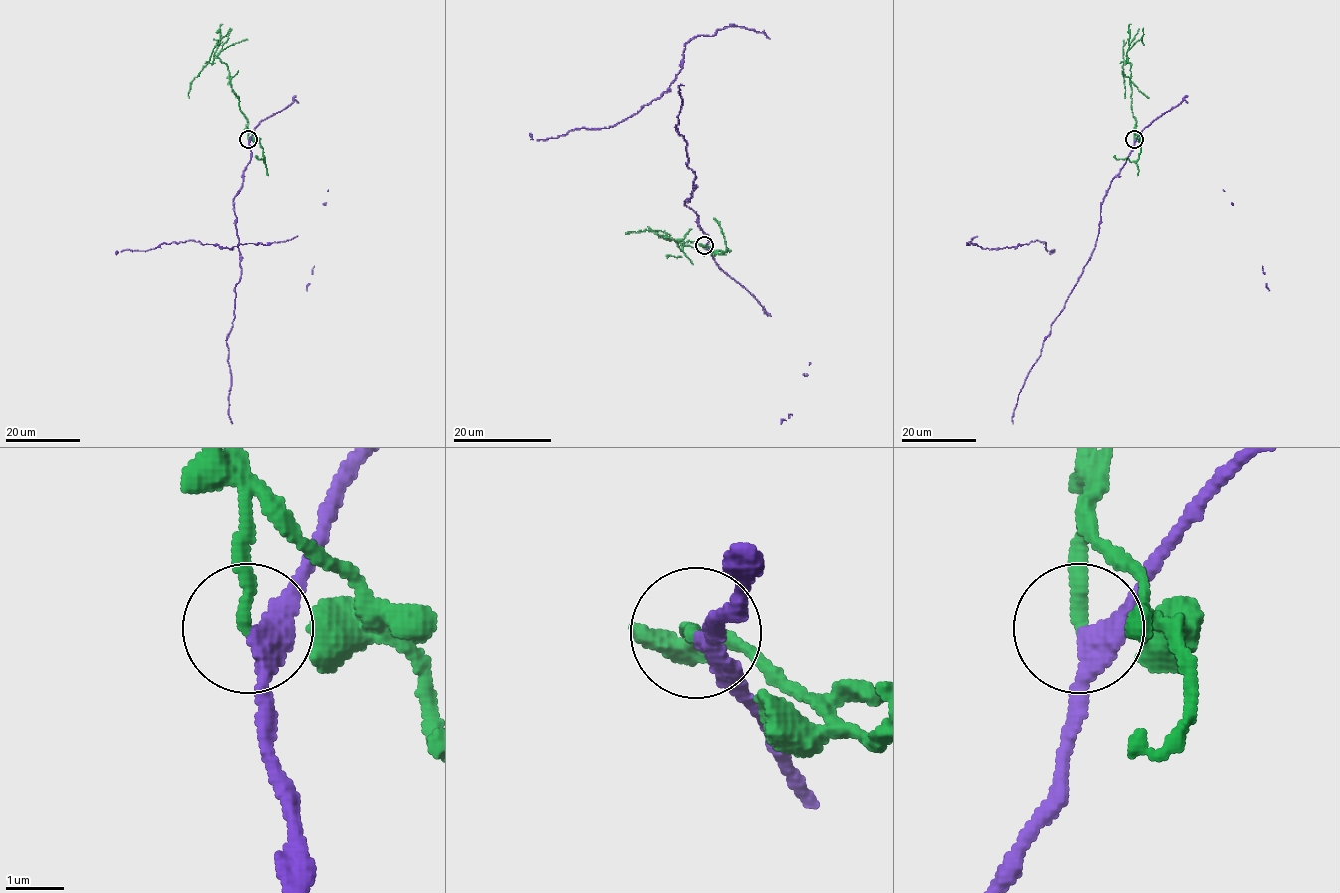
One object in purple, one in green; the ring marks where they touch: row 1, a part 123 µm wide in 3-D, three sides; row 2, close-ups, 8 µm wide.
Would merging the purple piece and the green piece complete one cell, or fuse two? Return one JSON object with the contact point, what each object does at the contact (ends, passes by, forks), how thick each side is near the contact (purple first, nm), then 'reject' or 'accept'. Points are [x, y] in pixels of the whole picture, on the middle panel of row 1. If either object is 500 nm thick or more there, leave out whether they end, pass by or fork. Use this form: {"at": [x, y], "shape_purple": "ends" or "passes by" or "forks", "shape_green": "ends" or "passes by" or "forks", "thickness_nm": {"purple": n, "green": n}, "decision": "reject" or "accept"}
{"at": [704, 245], "shape_purple": "passes by", "shape_green": "ends", "thickness_nm": {"purple": 320, "green": 240}, "decision": "reject"}

